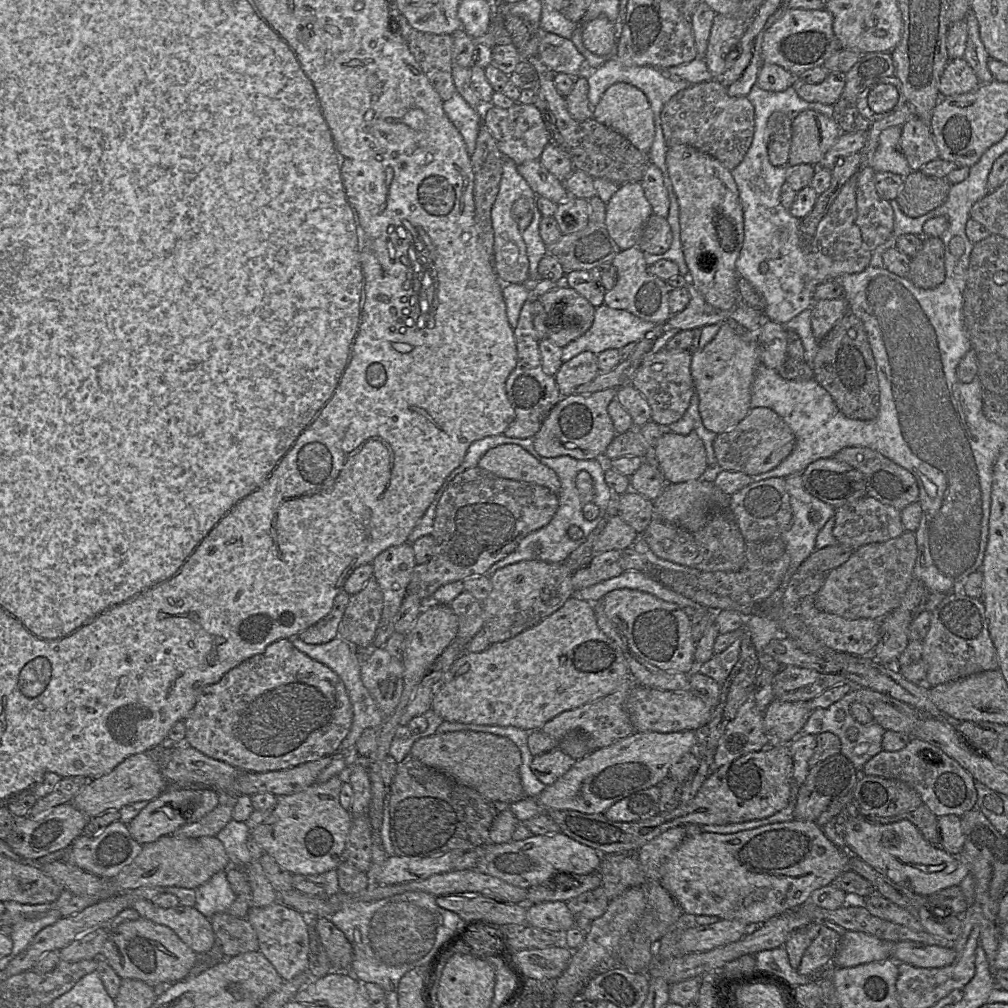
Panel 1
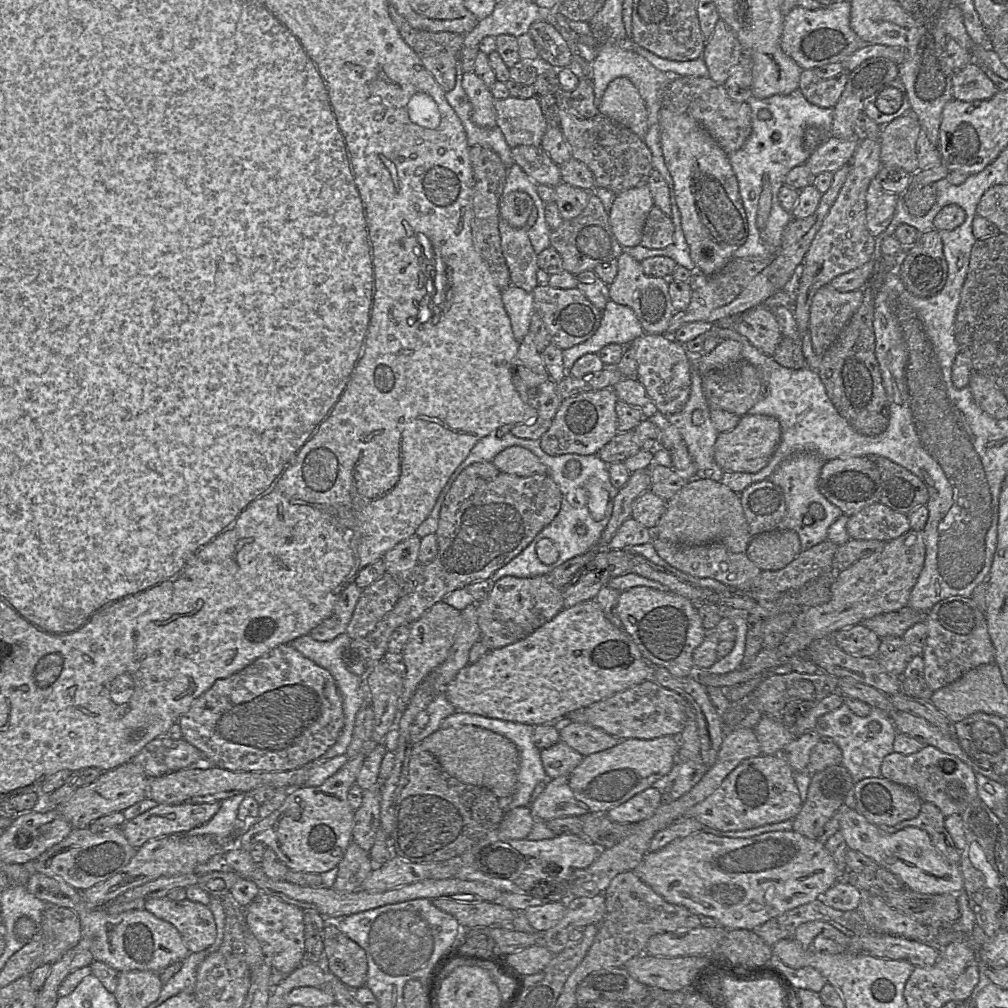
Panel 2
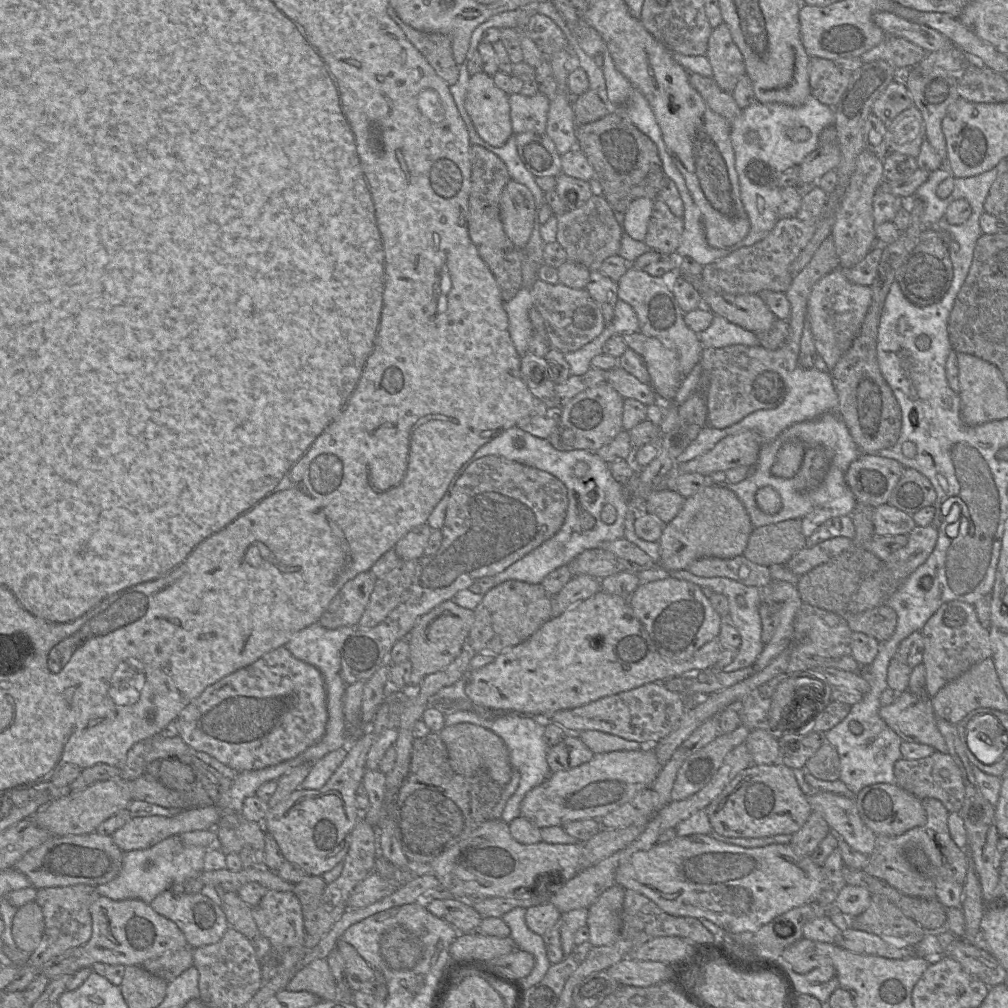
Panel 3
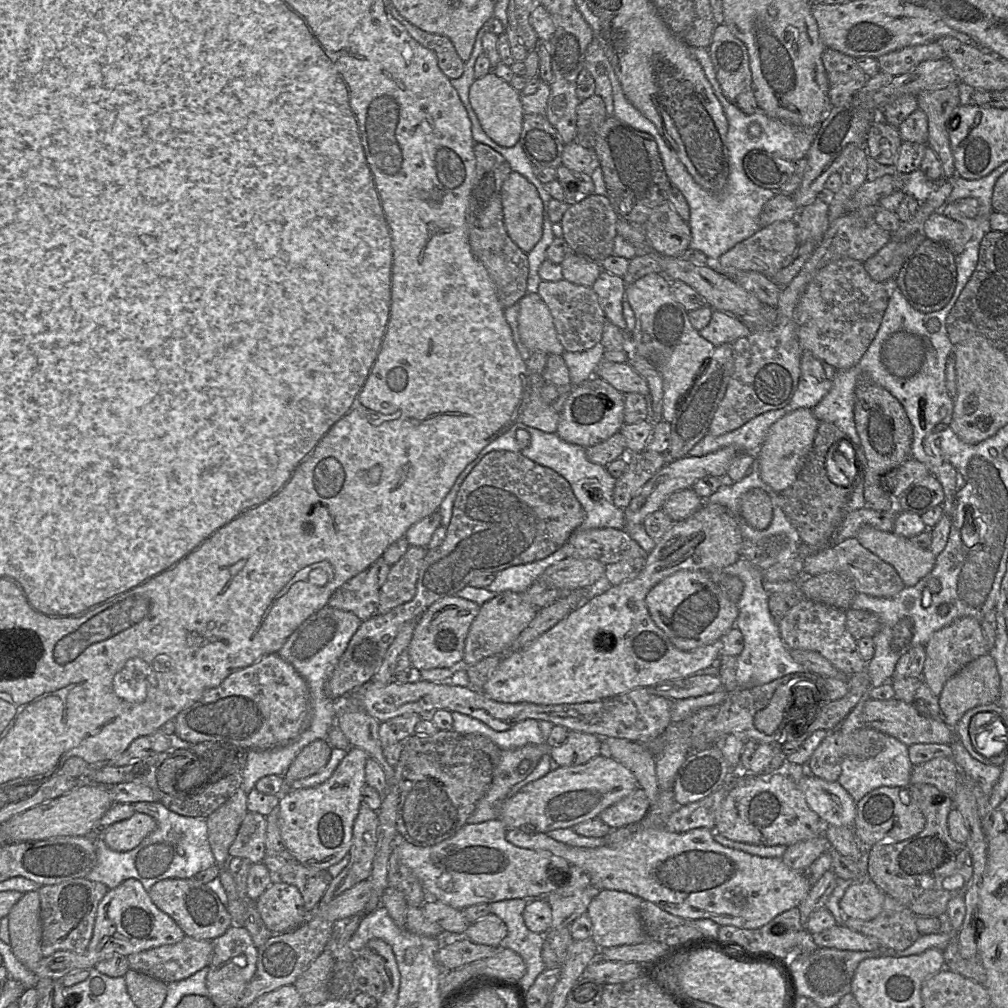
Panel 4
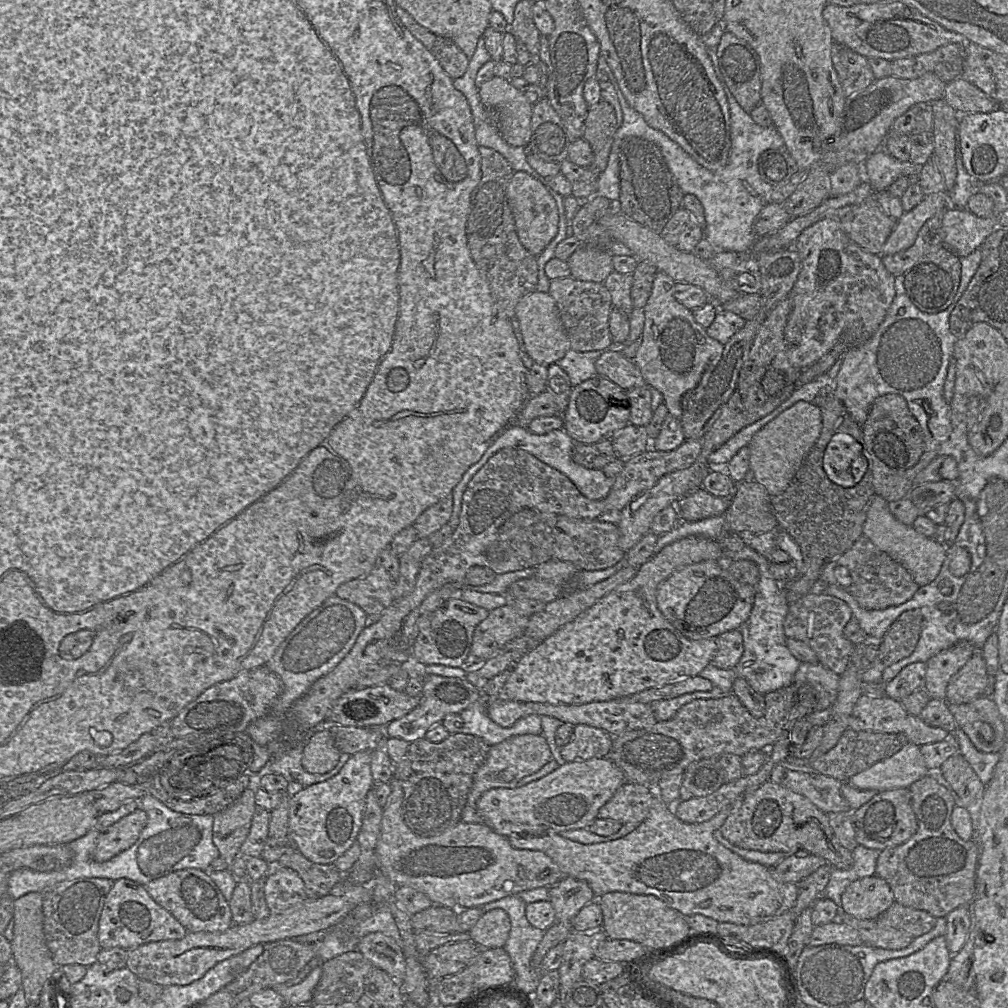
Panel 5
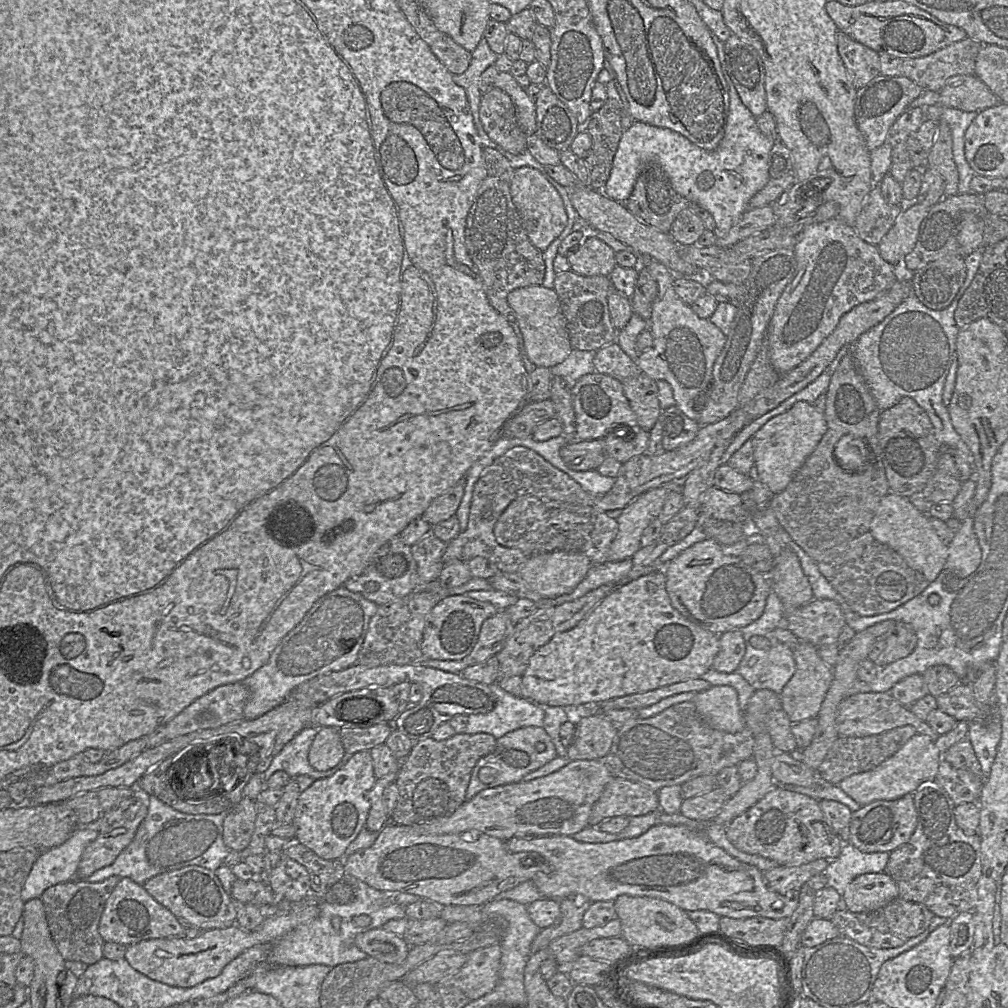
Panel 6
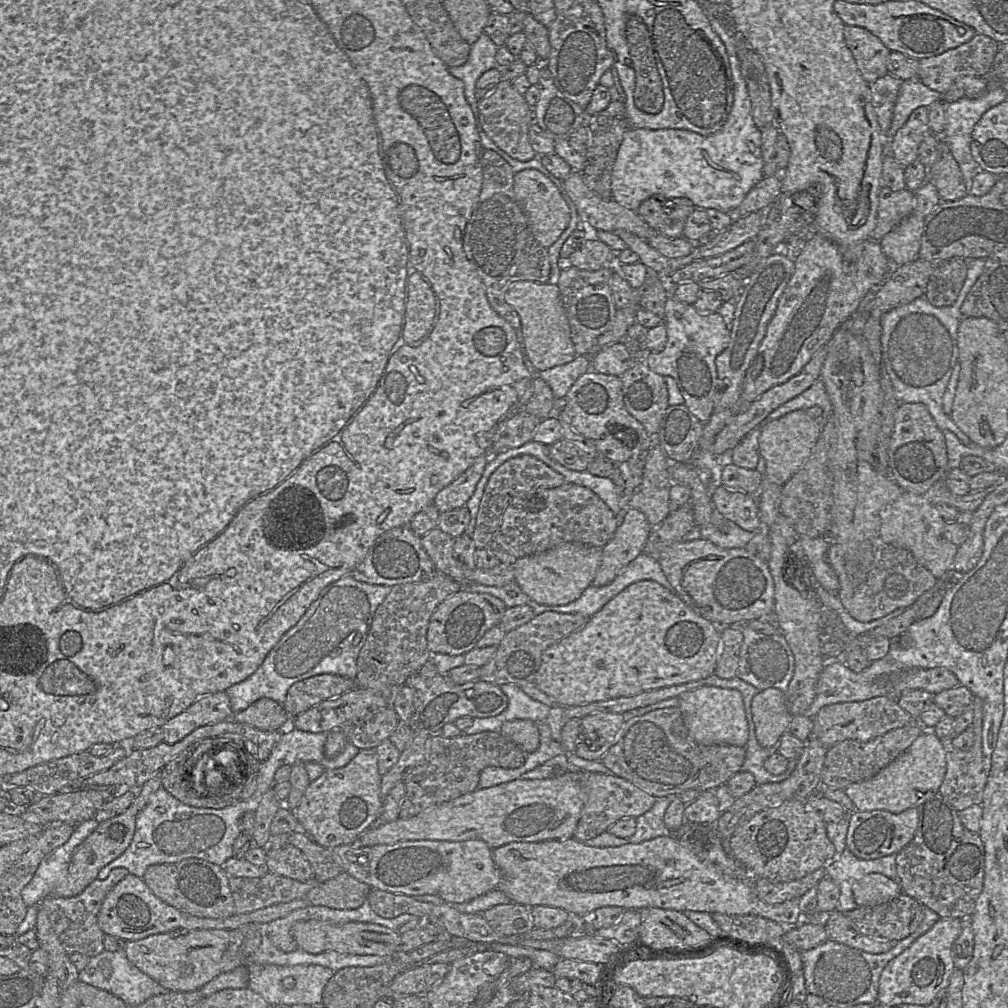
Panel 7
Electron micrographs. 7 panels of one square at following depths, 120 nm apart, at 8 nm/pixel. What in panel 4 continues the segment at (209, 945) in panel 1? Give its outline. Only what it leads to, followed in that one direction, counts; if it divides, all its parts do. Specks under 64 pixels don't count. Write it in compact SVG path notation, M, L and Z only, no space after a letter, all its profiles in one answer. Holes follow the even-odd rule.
M194 878L159 881L150 888L148 895L162 912L178 924L186 936L196 940L213 941L233 924L227 908L221 903L217 894L207 884Z

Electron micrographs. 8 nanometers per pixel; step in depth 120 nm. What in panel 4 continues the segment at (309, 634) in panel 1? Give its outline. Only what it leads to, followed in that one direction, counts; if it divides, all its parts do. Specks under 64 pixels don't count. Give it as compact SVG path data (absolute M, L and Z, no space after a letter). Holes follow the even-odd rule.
M381 557L370 567L345 582L330 597L328 606L354 613L361 621L376 614L379 592L390 567Z

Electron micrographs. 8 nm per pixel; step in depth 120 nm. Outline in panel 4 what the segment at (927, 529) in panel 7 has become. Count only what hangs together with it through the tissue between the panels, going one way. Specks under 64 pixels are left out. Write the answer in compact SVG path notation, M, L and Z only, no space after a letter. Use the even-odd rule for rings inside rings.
M865 525L859 529L856 538L864 548L890 564L905 586L915 585L935 565L936 555L928 548L918 547L910 538L892 531L881 531Z

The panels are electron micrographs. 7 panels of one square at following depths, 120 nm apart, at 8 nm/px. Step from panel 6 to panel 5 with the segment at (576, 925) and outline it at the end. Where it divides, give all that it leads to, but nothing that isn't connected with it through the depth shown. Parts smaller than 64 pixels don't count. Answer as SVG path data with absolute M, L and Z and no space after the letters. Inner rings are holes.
M563 876L549 887L549 901L555 910L557 923L571 923L578 912L593 900L595 894L584 880Z

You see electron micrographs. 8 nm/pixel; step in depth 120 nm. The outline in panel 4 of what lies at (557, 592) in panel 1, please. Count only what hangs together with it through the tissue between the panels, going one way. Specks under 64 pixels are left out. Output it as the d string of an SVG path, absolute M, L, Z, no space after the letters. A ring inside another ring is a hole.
M504 591L486 601L480 606L469 628L464 647L464 665L471 666L486 657L508 654L513 641L528 627L537 611L538 608L525 599L524 593Z

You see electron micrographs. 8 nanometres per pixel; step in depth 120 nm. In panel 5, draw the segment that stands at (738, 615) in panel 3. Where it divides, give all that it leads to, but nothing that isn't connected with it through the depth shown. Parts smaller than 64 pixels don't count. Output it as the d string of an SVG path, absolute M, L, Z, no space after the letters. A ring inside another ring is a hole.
M745 546L738 552L724 553L724 555L733 562L738 560L752 561L759 570L759 581L755 587L755 597L750 615L738 629L743 637L744 651L734 670L738 677L745 679L753 690L762 695L787 687L793 682L793 677L800 663L789 652L785 644L783 622L789 604L784 587L771 575L768 560L749 546Z

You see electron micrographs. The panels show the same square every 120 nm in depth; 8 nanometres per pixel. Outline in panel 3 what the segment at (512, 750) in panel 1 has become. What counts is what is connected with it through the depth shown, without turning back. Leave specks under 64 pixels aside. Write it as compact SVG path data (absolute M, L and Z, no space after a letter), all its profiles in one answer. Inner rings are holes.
M459 723L445 726L439 736L444 742L451 768L465 777L478 772L486 772L500 787L504 787L511 779L512 766L508 748L503 740L492 731L471 723Z

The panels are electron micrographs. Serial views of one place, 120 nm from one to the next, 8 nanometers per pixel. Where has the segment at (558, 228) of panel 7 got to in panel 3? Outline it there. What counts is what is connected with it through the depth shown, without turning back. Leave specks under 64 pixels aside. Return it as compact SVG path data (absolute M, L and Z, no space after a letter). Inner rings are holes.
M512 179L500 197L500 220L505 234L518 249L524 249L534 228L535 200L531 191Z

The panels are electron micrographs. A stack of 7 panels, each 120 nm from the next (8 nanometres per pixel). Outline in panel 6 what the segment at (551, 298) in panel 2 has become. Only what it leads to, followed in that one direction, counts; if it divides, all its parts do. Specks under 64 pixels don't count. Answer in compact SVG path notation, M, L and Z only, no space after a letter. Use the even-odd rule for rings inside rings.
M572 270L558 273L554 279L554 290L566 320L570 344L579 350L598 350L616 341L616 328L611 322L608 295L612 289L609 276L582 276Z

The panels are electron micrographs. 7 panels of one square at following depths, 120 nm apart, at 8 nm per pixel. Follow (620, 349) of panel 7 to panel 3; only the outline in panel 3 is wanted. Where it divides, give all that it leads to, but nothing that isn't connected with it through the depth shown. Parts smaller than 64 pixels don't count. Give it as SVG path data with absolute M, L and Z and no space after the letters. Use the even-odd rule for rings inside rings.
M619 365L606 371L608 382L623 398L634 398L648 406L656 402L656 394L650 384L644 384Z

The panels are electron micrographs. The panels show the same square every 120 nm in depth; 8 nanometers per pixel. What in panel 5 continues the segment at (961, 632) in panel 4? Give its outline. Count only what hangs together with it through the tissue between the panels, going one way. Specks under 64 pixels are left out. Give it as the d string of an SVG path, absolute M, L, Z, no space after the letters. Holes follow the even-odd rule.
M959 641L926 662L925 690L931 699L945 700L951 677L978 650L968 641Z

